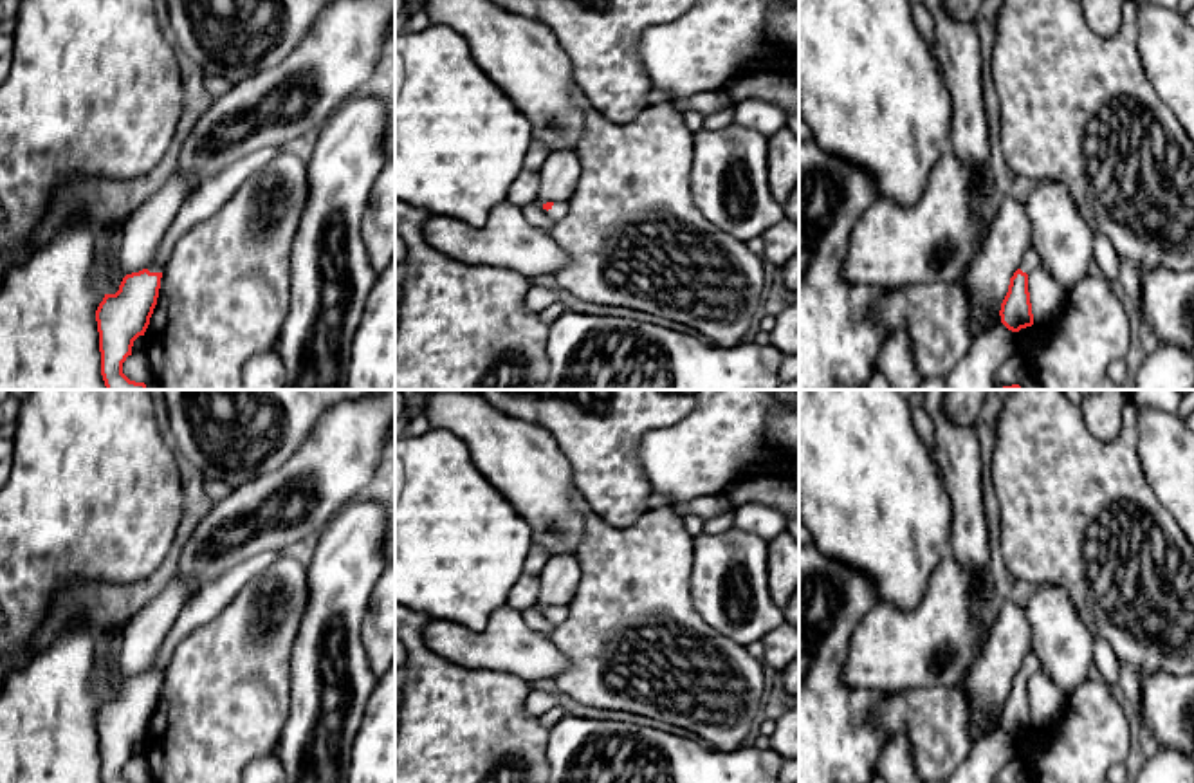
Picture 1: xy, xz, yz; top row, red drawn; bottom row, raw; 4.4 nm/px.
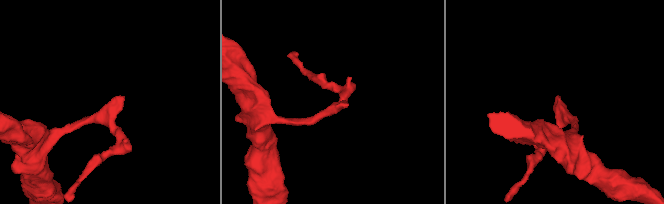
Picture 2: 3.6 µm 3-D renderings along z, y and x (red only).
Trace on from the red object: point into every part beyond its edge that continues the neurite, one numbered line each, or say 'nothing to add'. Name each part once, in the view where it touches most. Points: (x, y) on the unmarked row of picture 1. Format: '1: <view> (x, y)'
1: xy (202, 607)

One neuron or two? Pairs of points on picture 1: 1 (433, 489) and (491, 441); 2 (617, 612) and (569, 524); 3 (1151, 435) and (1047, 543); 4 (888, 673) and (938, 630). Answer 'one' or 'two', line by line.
1: two
2: two
3: two
4: one

